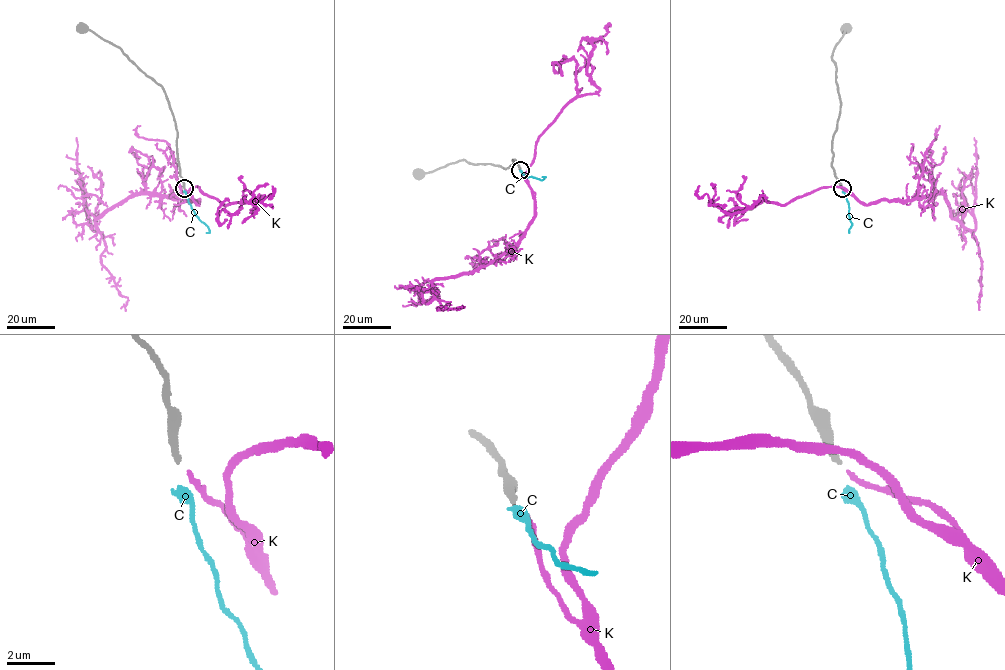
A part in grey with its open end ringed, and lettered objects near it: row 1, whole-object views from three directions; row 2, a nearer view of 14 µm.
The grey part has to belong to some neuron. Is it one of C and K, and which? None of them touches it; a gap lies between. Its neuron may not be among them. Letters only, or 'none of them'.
K

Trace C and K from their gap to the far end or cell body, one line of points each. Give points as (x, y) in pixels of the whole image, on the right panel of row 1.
C: (843, 191), (852, 225), (849, 233)
K: (843, 189), (867, 204), (941, 194), (951, 216), (974, 230), (974, 138)

